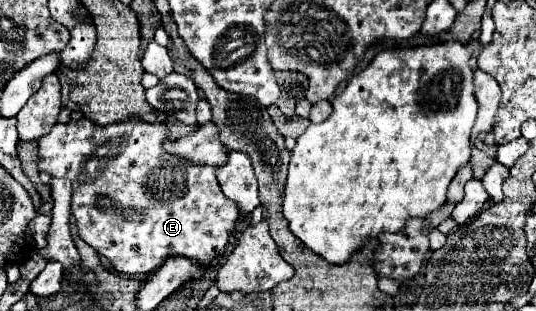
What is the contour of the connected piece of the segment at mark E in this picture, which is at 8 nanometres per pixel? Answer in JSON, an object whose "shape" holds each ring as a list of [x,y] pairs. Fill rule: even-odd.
{"shape":[[[89,118],[69,120],[67,124],[55,124],[53,130],[39,140],[39,172],[71,180],[71,214],[75,216],[79,236],[107,258],[115,272],[147,274],[159,268],[169,256],[185,256],[201,264],[211,264],[227,246],[239,218],[235,202],[219,188],[215,168],[209,164],[191,164],[181,156],[169,154],[163,150],[165,142],[165,124],[151,124],[139,118],[113,122],[111,126],[93,124]]]}

